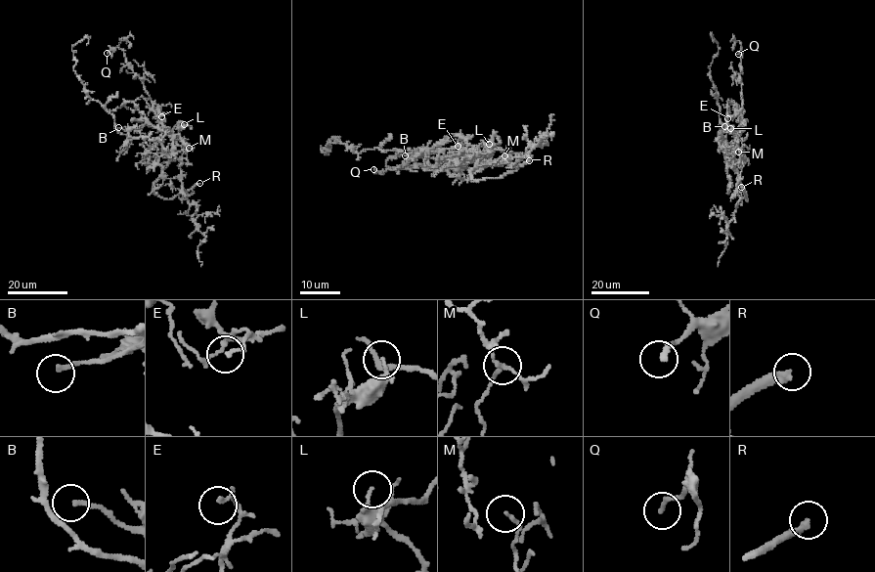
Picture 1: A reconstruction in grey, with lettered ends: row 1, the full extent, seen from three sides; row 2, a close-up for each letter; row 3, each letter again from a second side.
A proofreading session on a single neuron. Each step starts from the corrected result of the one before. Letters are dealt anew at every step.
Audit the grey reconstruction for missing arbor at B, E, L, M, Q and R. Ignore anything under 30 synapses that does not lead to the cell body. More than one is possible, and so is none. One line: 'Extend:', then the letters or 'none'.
Extend: B, Q, R

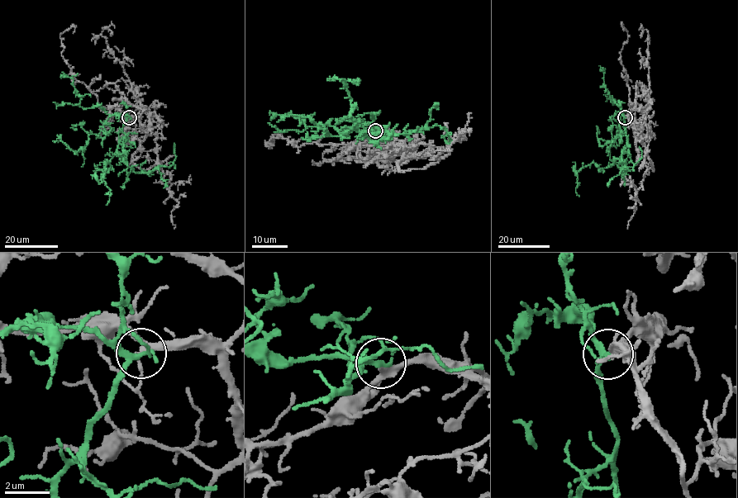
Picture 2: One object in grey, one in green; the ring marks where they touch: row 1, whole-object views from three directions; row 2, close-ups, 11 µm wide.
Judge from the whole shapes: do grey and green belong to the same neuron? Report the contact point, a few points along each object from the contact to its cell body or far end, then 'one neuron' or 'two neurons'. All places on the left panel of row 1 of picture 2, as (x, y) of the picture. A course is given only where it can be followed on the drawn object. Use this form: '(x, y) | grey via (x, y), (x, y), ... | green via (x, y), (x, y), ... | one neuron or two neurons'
(129, 117) | grey via (128, 117), (136, 116), (146, 134), (149, 111), (101, 35), (102, 27), (115, 27) | green via (129, 117), (119, 132), (118, 148), (102, 170), (102, 175), (107, 169), (102, 179), (111, 193), (106, 205) | one neuron

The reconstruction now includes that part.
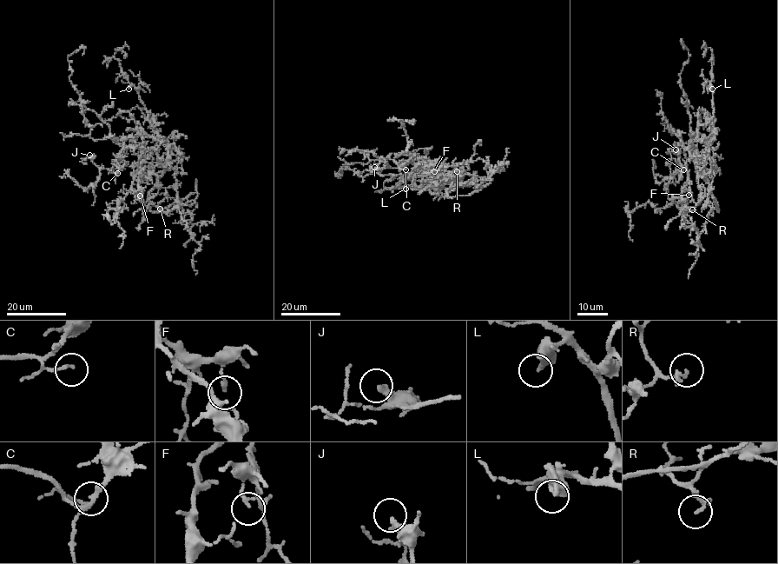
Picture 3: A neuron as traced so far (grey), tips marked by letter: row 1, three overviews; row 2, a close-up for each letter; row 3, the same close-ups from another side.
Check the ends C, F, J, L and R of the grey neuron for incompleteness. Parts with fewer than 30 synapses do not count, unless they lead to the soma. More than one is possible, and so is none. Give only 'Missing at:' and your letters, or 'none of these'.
Missing at: L

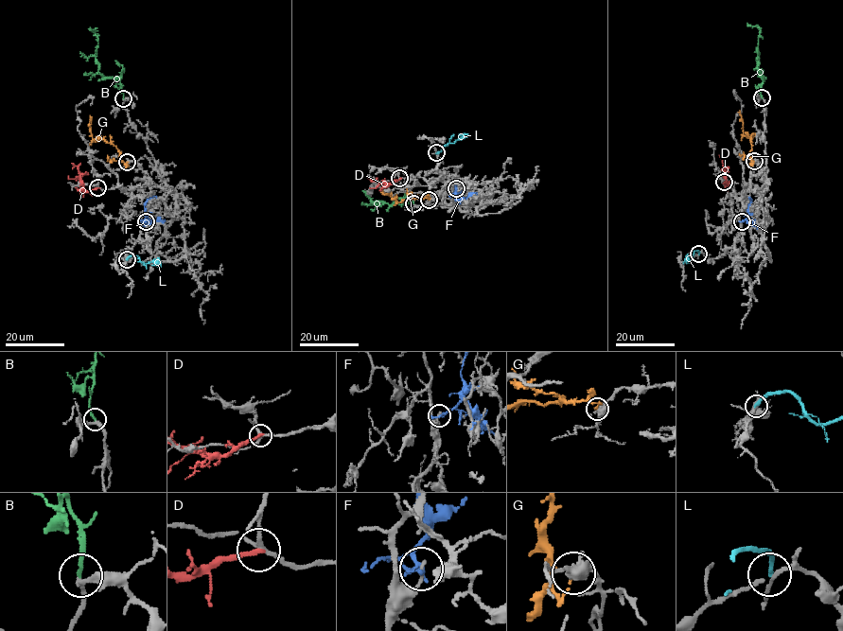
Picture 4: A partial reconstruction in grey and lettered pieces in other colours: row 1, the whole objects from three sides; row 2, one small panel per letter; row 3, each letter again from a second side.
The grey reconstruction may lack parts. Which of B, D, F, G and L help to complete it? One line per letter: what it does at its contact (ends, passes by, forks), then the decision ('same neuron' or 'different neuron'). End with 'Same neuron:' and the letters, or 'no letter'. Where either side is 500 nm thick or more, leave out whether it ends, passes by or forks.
B: it ends | same neuron
D: it ends | different neuron
F: it ends | different neuron
G: it ends | different neuron
L: it ends | different neuron
Same neuron: B

